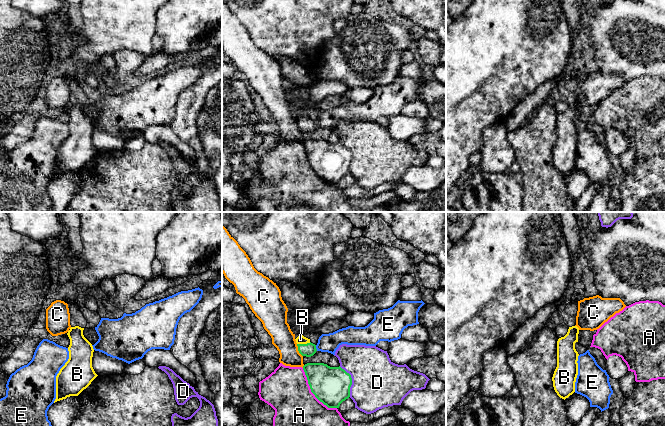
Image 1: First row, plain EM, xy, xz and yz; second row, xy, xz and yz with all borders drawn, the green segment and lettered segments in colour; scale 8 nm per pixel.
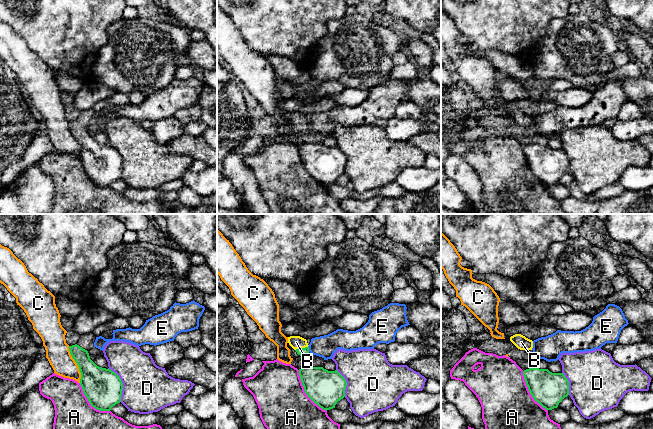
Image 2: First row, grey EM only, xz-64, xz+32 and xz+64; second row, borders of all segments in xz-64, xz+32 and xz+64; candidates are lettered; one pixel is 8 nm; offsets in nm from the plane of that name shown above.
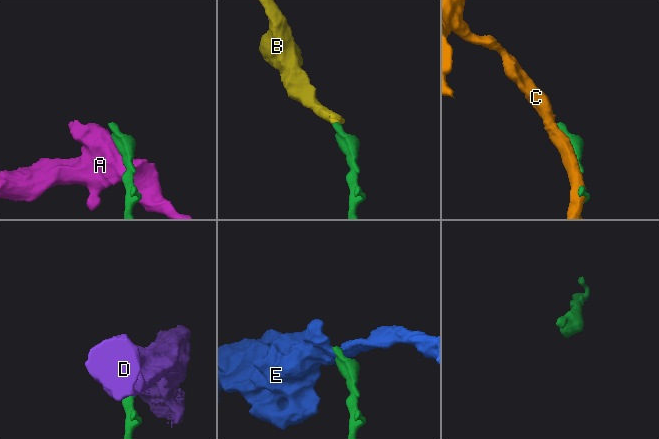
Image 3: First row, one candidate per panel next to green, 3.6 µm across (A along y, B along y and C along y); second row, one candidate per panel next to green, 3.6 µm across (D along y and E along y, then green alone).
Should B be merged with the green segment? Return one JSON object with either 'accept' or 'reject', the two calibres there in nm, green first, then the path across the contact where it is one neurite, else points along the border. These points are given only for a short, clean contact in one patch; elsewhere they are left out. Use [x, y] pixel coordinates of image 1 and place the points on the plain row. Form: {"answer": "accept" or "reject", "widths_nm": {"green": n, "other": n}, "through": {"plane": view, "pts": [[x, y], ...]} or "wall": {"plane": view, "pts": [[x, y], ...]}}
{"answer": "accept", "widths_nm": {"green": 110, "other": 70}, "through": {"plane": "xz", "pts": [[309, 125], [303, 120], [300, 115]]}}

